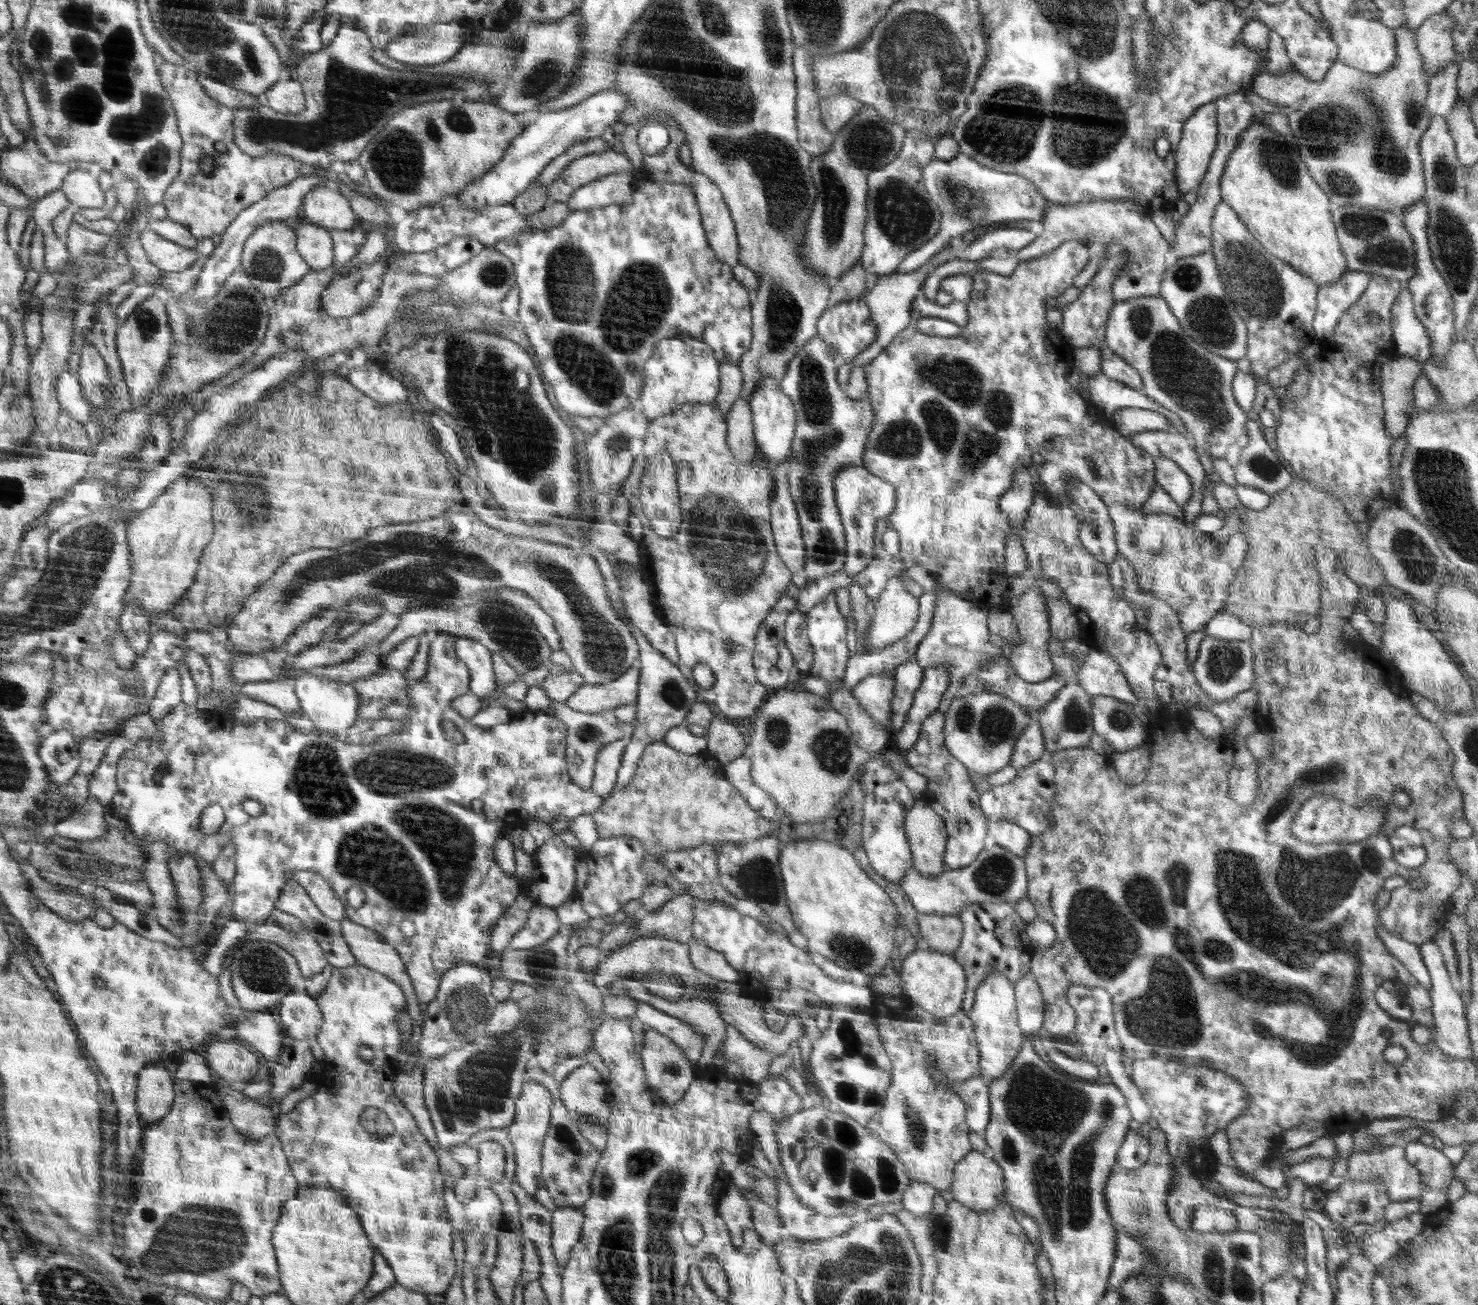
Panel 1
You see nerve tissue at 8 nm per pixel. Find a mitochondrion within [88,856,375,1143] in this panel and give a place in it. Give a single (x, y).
(260, 968)

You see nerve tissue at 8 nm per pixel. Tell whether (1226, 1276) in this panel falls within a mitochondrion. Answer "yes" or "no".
yes

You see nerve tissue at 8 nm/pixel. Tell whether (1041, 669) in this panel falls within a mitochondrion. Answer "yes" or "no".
no

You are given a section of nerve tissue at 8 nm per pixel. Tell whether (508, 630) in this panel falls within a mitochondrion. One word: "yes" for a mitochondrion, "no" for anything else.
yes

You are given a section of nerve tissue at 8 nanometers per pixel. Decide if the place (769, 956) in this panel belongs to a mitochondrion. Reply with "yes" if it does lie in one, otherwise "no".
no

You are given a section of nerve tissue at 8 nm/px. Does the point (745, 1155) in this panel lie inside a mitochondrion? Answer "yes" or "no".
no

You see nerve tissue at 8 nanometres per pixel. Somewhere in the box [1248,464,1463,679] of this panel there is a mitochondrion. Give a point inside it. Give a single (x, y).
(1409, 549)

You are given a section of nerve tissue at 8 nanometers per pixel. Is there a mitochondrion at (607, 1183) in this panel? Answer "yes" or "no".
yes

